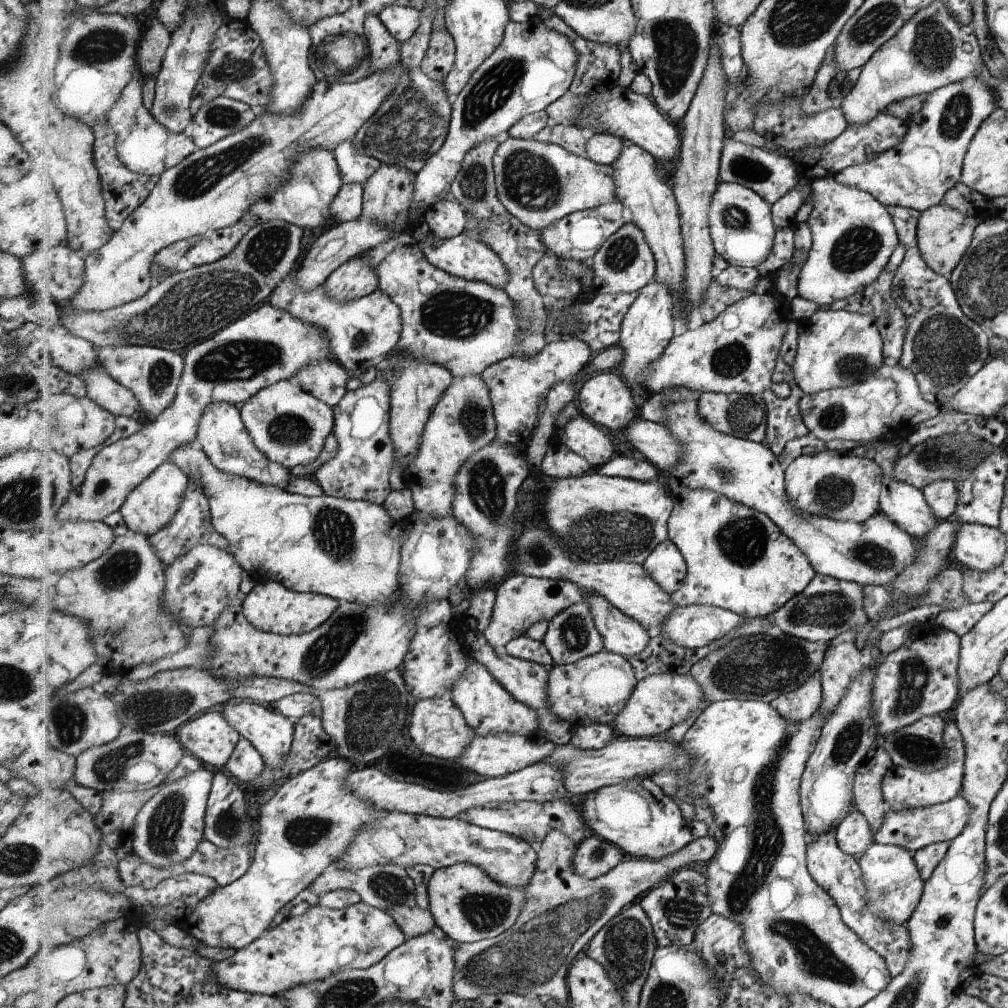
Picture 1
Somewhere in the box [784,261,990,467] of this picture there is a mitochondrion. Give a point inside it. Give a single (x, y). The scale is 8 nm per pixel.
(944, 349)

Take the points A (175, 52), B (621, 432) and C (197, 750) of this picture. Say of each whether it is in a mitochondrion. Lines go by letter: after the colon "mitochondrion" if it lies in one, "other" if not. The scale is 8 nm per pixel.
A: other
B: other
C: other

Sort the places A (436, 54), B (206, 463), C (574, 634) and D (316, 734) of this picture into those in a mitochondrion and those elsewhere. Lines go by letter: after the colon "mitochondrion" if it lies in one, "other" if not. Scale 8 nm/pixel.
A: other
B: other
C: mitochondrion
D: other

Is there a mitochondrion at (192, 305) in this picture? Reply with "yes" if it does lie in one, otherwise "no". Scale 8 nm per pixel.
yes

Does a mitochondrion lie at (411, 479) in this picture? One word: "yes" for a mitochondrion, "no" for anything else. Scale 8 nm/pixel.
no

